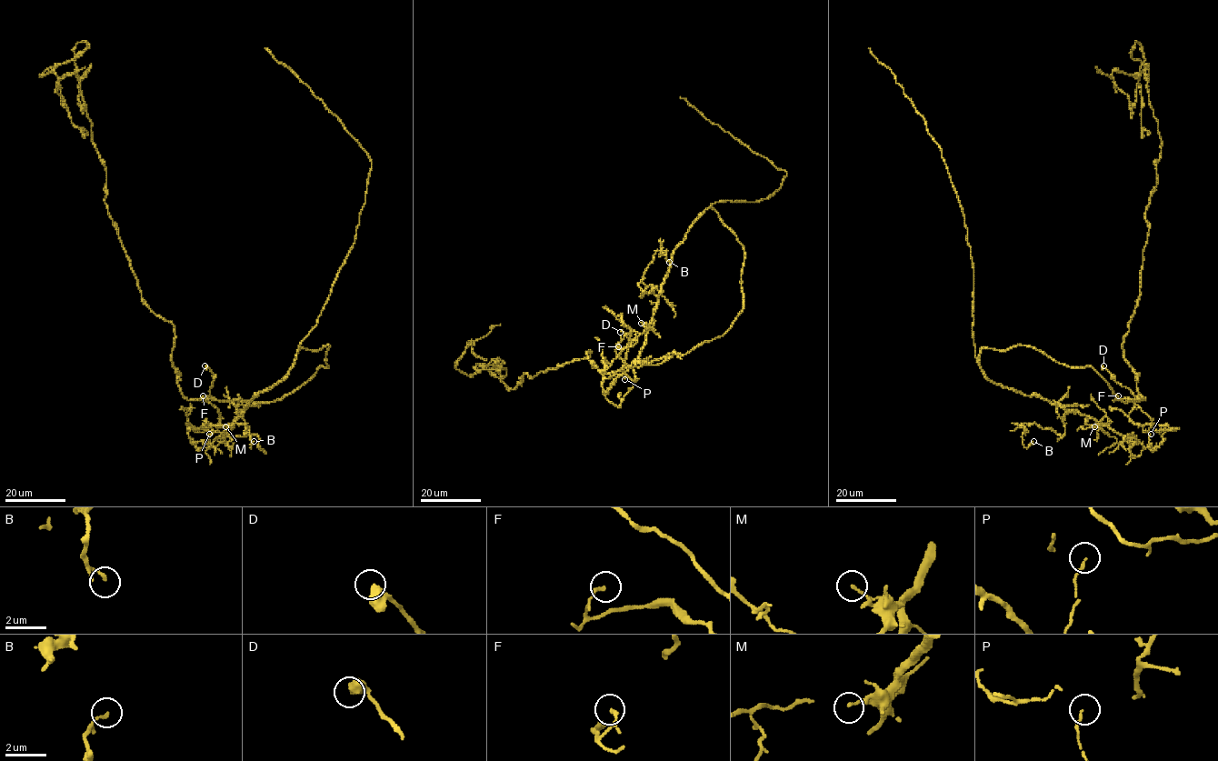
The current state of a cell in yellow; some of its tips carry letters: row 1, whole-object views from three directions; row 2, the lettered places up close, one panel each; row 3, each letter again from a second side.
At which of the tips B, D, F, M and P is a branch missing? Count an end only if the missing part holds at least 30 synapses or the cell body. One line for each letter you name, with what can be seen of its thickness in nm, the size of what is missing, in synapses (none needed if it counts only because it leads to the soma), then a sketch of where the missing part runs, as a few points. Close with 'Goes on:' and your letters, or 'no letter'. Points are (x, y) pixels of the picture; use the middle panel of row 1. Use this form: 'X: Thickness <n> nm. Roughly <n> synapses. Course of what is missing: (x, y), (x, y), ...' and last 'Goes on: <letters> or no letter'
Goes on: no letter

